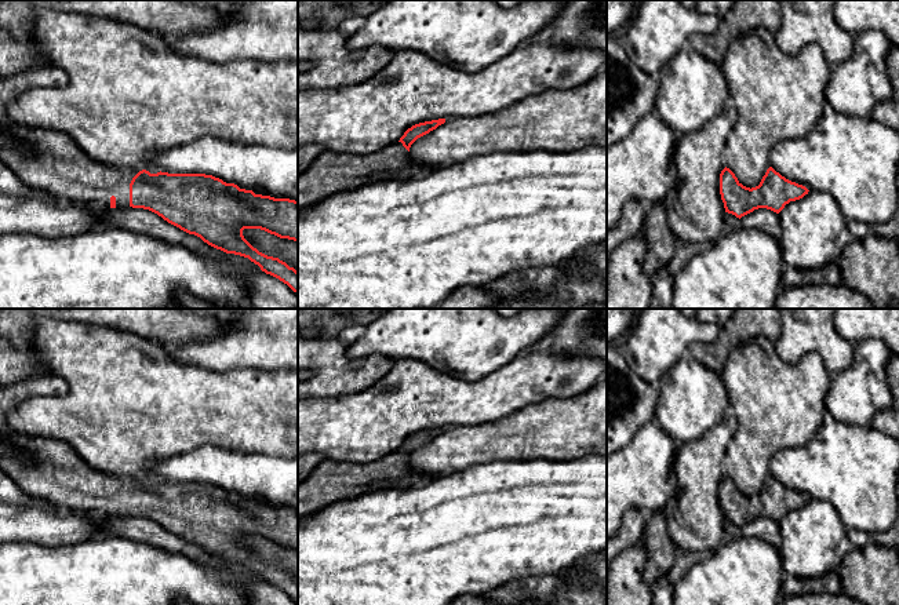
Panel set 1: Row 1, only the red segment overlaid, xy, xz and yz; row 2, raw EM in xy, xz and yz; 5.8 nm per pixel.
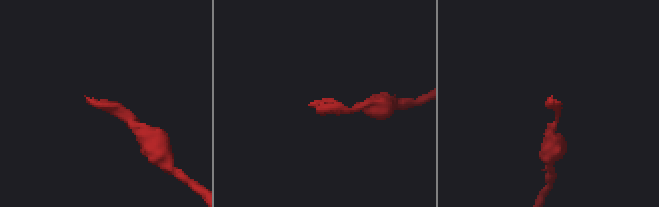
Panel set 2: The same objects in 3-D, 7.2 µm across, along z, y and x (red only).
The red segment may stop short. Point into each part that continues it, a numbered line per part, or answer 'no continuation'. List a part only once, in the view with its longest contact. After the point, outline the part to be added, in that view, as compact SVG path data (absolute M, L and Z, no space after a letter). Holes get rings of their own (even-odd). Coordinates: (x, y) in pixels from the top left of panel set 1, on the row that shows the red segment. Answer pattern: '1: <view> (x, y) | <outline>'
1: xy (54, 163) | M18 125L14 134L28 143L28 149L0 146L0 161L29 187L48 192L57 201L110 208L110 197L114 196L116 208L130 207L130 183L138 172L119 171L92 160L65 132Z

